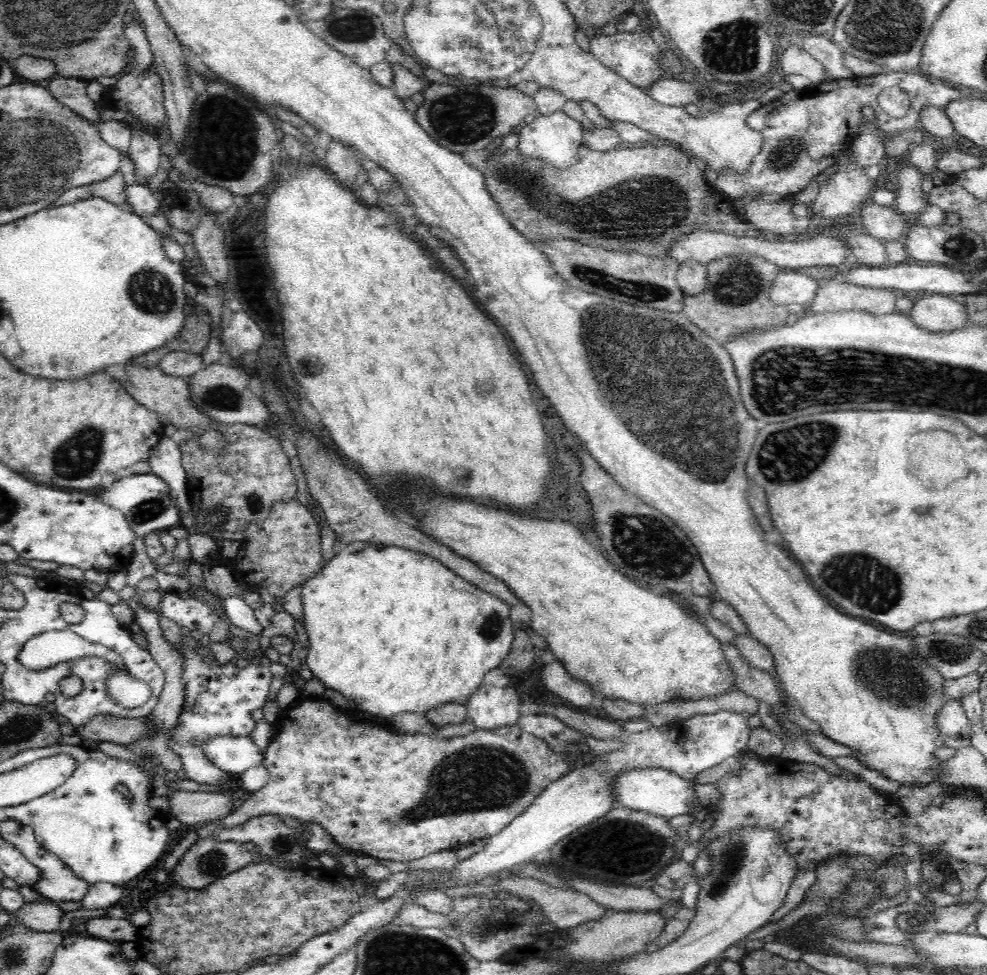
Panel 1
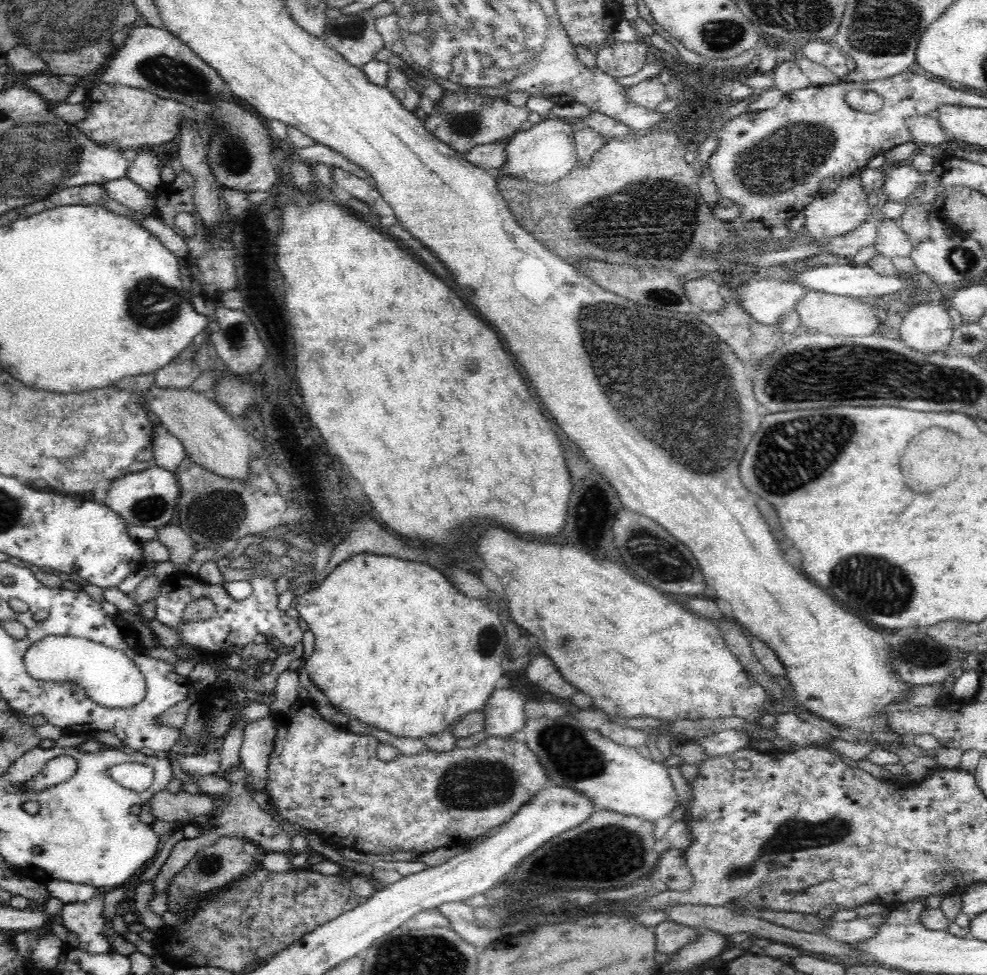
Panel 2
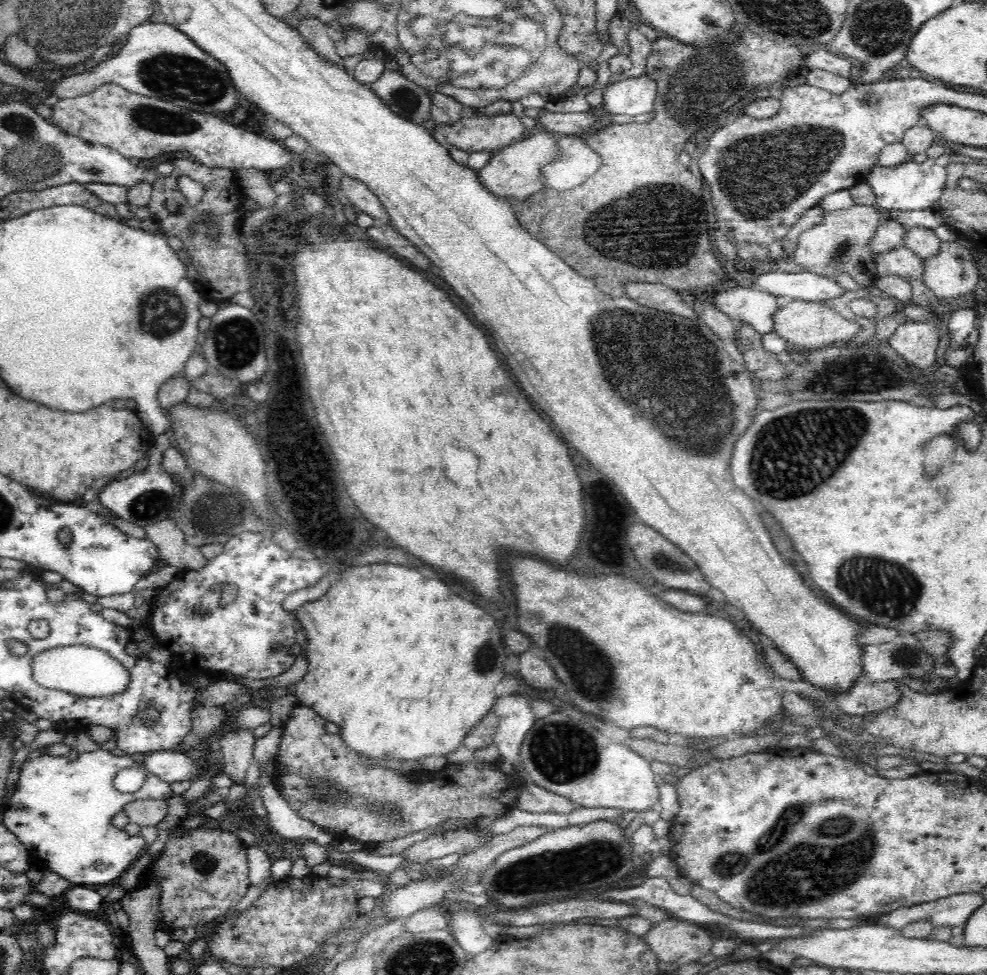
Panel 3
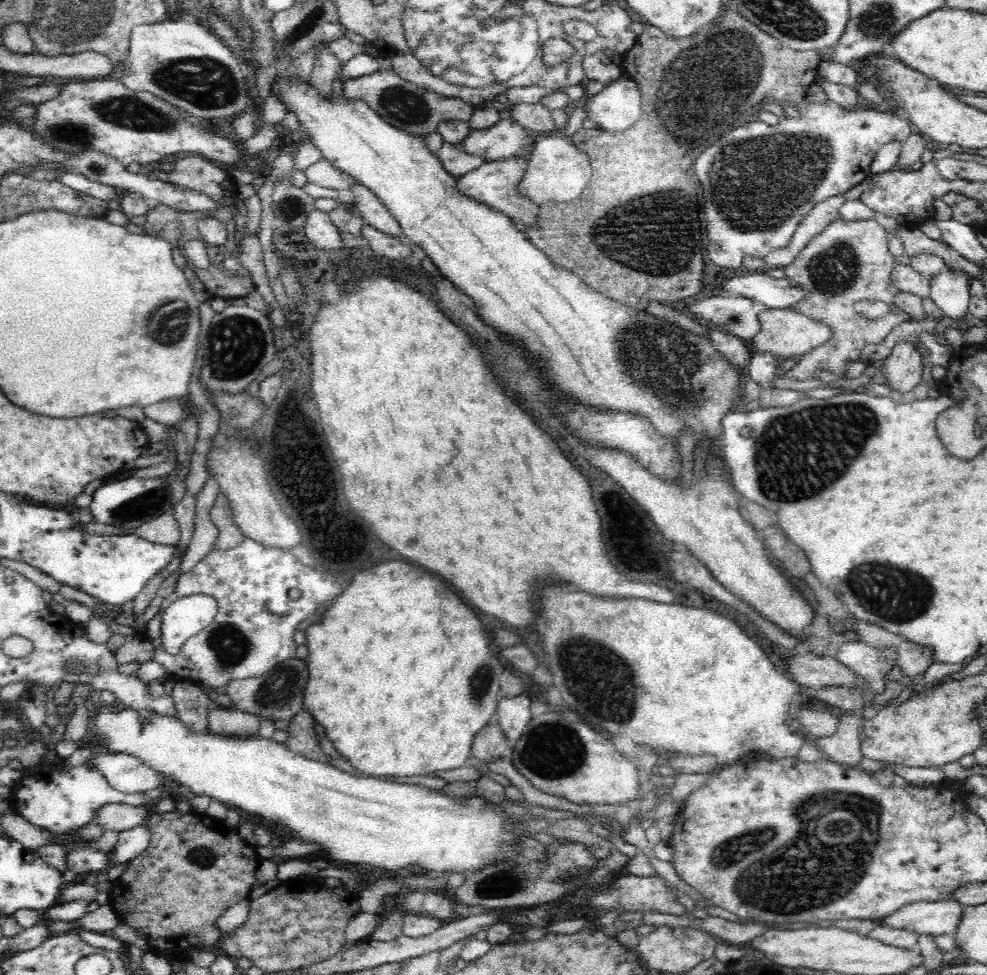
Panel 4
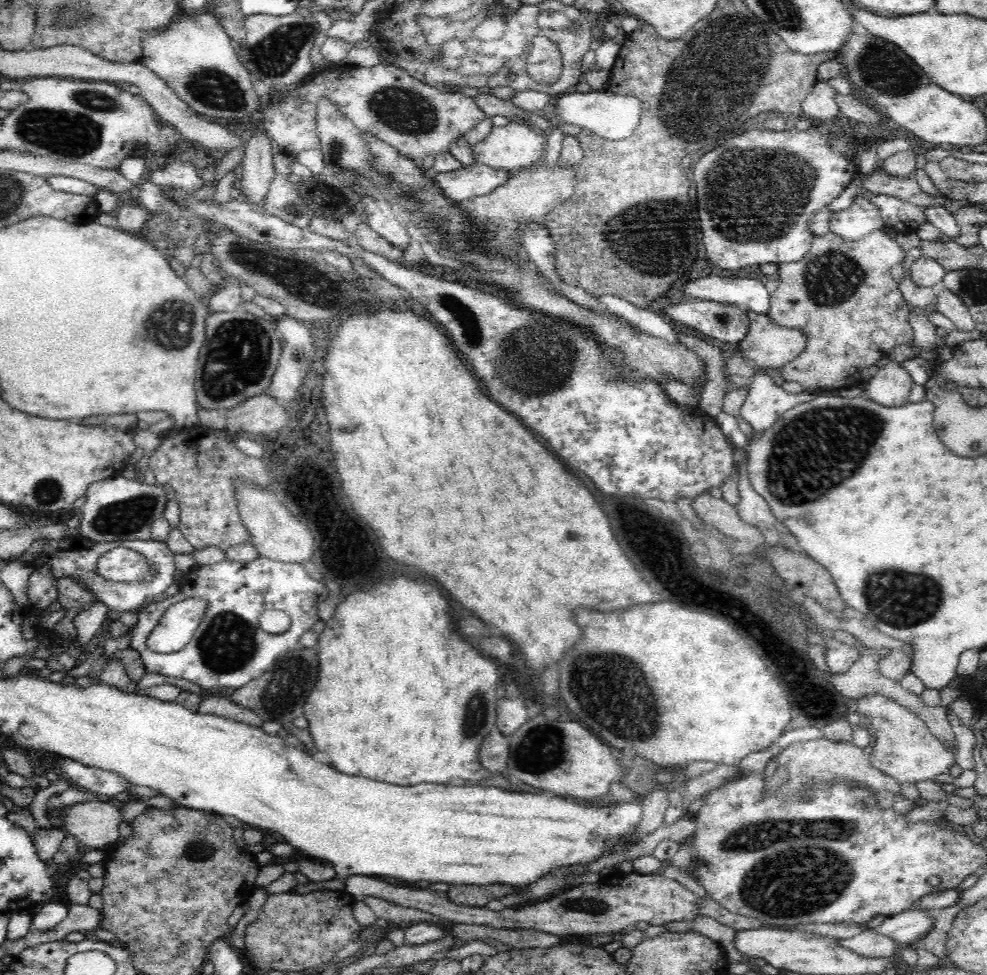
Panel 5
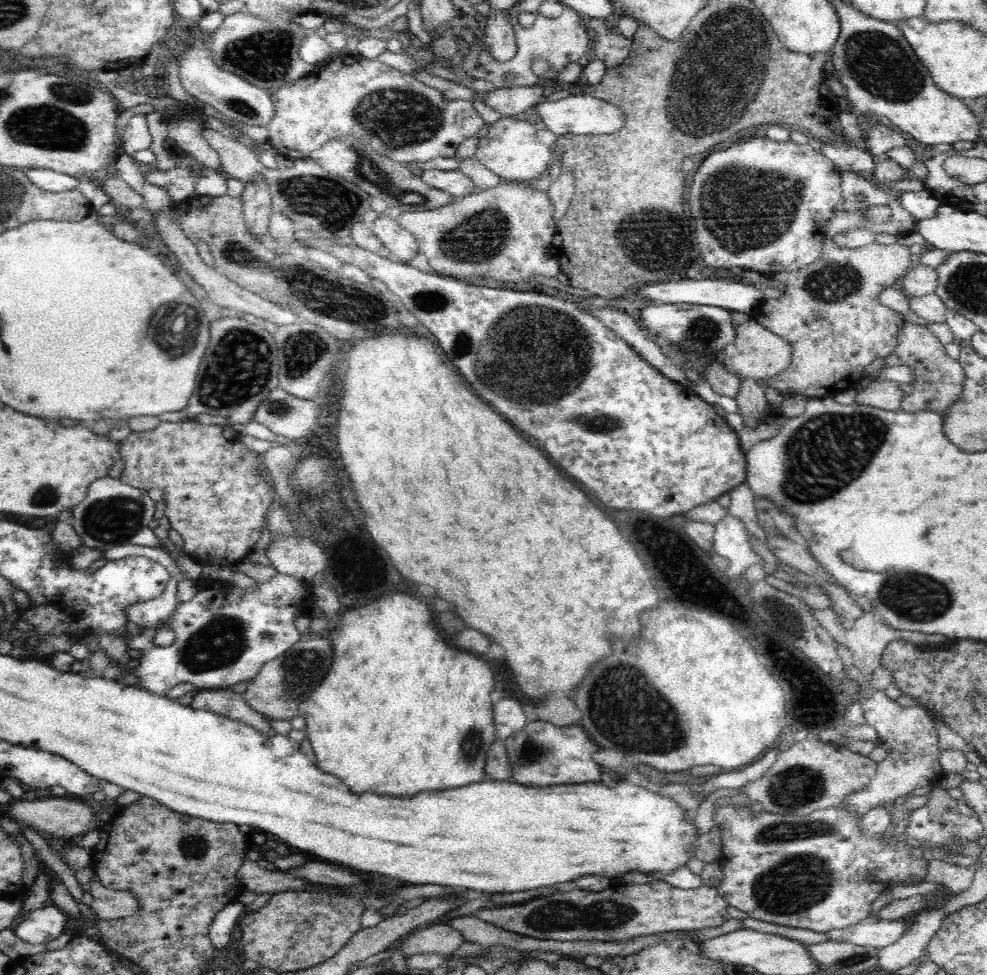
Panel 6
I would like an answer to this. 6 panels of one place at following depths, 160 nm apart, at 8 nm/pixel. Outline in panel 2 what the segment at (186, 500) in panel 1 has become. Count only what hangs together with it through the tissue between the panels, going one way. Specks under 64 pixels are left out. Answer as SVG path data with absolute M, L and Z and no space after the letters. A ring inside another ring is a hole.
M160 422L152 430L154 463L170 472L176 472L179 464L187 457L184 445L178 437Z

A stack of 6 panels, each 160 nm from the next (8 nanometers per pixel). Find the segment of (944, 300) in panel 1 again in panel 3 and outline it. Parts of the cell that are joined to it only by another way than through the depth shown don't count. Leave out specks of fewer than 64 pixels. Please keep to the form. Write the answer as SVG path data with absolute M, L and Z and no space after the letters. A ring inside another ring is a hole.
M909 321L900 325L896 332L889 338L889 347L900 356L904 357L906 363L910 363L921 371L930 371L934 360L936 360L936 348L940 342L940 330L934 324L928 322Z

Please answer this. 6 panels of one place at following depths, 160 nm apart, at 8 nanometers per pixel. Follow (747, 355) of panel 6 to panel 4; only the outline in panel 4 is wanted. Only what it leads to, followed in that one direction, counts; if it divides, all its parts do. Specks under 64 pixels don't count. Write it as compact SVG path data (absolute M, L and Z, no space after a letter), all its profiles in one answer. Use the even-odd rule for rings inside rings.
M760 307L758 310L760 319L760 332L753 336L754 350L756 353L772 353L779 362L785 359L799 358L814 348L820 347L828 338L832 338L832 332L828 326L809 319L790 308L788 309L766 309Z

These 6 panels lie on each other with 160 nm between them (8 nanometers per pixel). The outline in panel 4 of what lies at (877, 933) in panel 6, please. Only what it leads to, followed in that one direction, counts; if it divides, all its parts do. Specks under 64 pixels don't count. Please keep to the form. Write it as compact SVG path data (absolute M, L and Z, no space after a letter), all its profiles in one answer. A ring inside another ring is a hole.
M954 899L913 902L884 917L881 924L919 935L946 934L957 930L964 909L965 906Z

